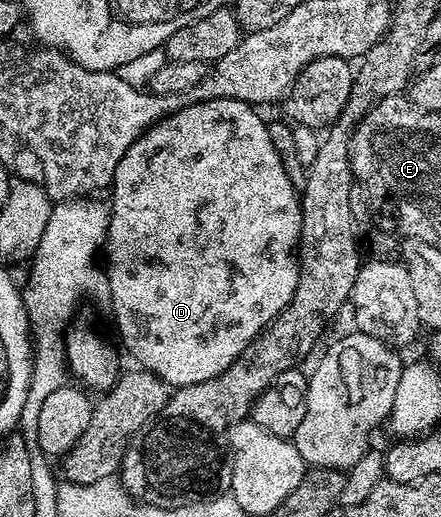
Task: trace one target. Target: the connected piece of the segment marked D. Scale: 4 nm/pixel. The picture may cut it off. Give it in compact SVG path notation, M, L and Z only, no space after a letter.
M207 99L201 103L189 103L181 111L175 111L173 115L158 120L143 135L139 135L130 145L130 149L126 149L122 161L118 161L118 169L112 178L106 240L107 302L112 303L116 331L120 334L125 349L140 362L137 364L143 370L151 371L157 379L161 379L172 389L216 379L226 369L230 369L230 365L242 353L242 349L253 343L264 329L276 320L278 313L286 309L298 285L300 265L297 251L300 241L301 196L282 169L278 149L274 149L274 141L270 141L268 123L260 120L256 111L259 110L253 104L237 99Z

